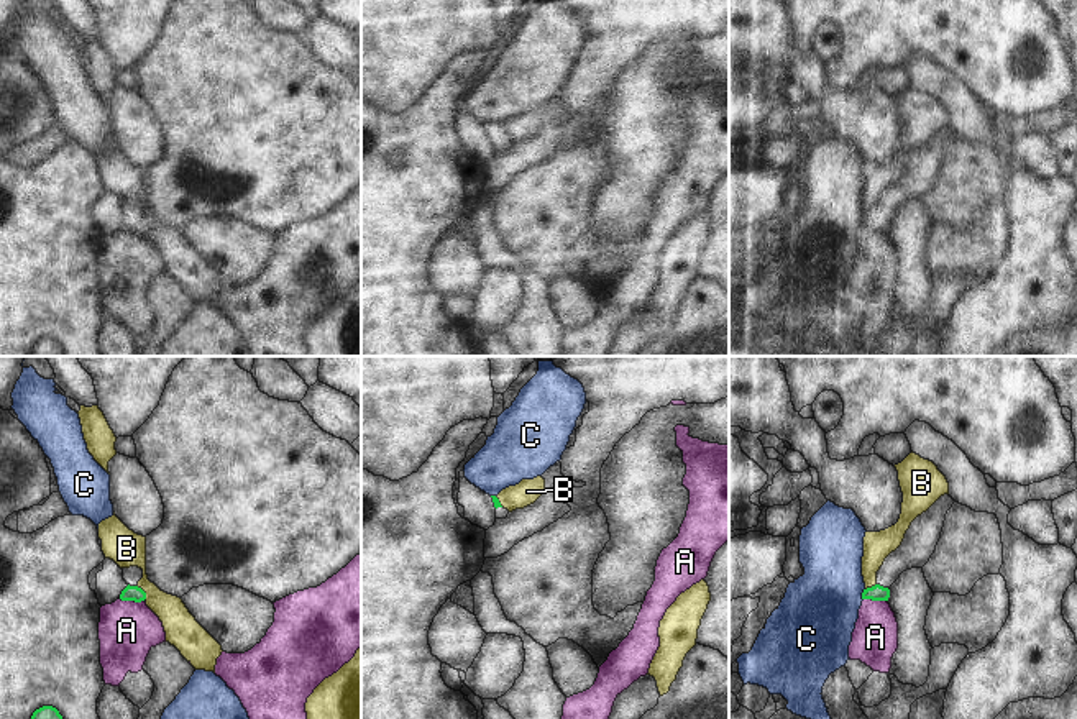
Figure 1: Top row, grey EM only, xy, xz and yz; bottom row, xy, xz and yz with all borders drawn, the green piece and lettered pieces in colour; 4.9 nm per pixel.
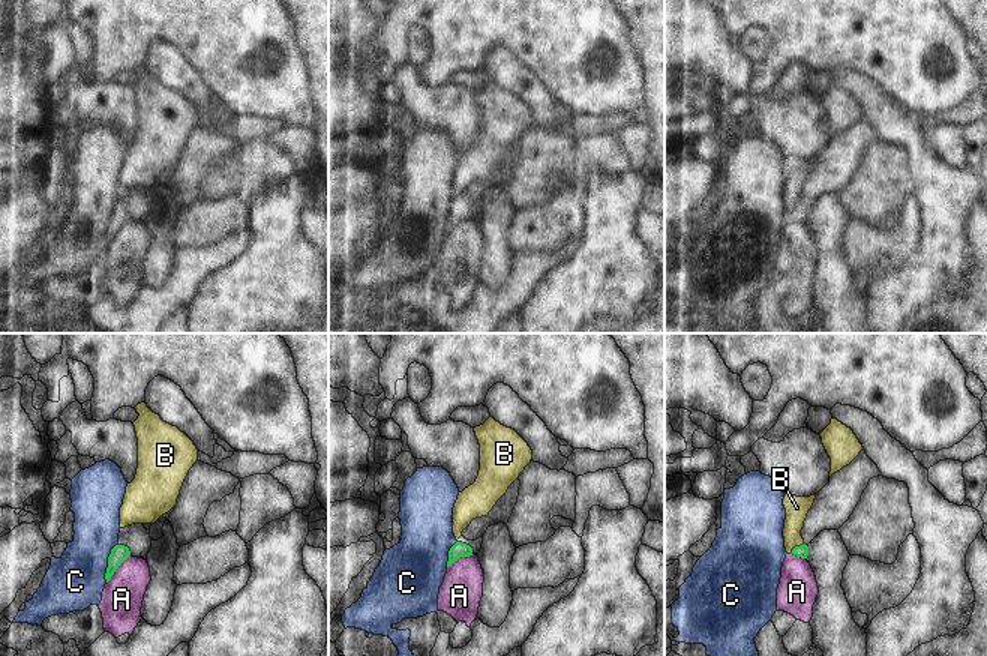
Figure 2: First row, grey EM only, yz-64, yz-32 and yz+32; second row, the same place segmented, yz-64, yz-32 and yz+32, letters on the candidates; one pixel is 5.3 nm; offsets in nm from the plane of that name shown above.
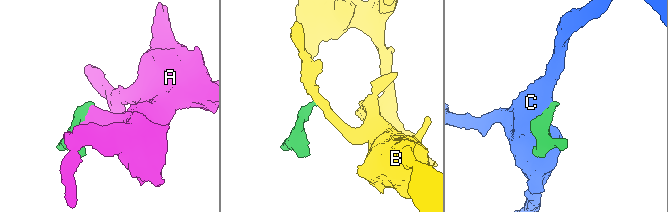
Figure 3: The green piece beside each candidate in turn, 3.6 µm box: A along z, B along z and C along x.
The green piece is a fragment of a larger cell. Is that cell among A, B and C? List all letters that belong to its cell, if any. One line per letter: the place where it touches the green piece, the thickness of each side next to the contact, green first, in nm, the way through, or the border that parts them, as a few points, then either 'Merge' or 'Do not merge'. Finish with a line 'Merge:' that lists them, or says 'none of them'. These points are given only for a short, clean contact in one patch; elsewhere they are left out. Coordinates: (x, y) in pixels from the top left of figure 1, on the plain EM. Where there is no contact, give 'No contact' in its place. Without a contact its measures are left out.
A: Touches green at xy (132, 232). Thickness 80 nm (green) against 280 nm. Do not merge
B: Touches green at xy (143, 224). Thickness 80 nm (green) against 180 nm. Boundary: xy (137, 217), (146, 230). Do not merge
C: Touches green at yz (862, 227). Thickness 80 nm (green) against 380 nm. Boundary: yz (864, 220), (862, 232). Do not merge
Merge: none of them

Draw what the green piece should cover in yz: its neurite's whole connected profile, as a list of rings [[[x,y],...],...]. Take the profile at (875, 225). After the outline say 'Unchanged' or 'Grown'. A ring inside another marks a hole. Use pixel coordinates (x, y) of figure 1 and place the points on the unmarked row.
[[[944,126],[918,148],[905,166],[901,177],[891,184],[877,204],[877,217],[864,222],[862,231],[888,233],[890,218],[911,200],[923,200],[936,182],[946,146],[956,133]]]. Grown

